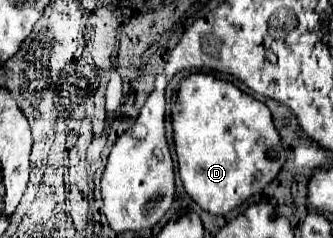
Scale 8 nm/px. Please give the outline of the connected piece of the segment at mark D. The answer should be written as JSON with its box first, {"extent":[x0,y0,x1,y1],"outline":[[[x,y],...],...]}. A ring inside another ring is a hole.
{"extent":[172,72,286,214],"outline":[[[196,72],[180,80],[176,102],[172,104],[174,146],[178,156],[178,172],[186,194],[210,214],[228,214],[246,198],[260,192],[276,178],[286,162],[286,152],[272,124],[270,110],[256,98],[244,94],[228,80],[218,80],[212,74]]]}

